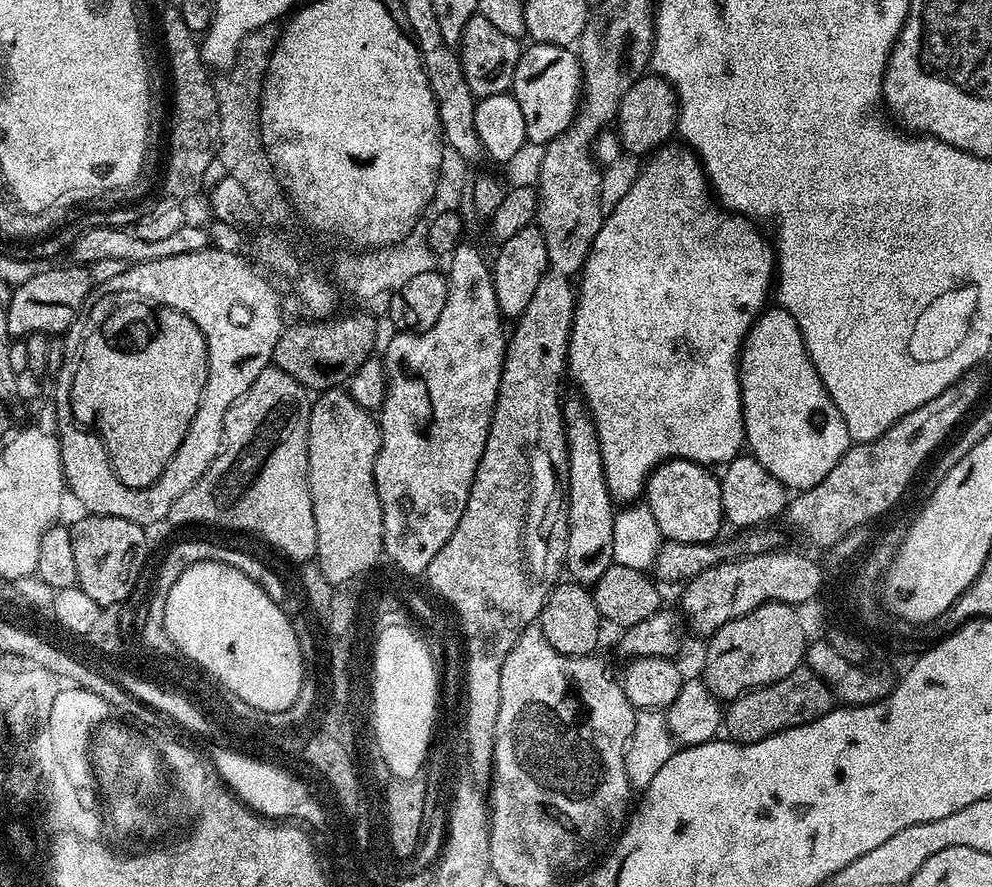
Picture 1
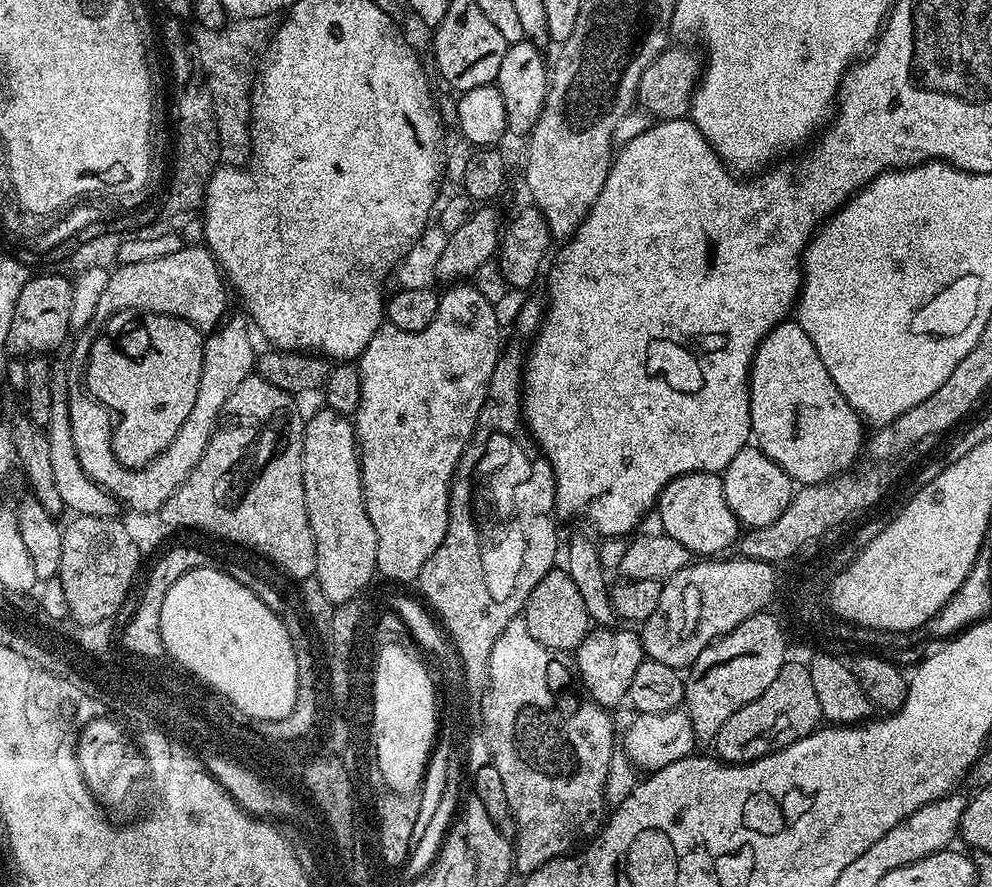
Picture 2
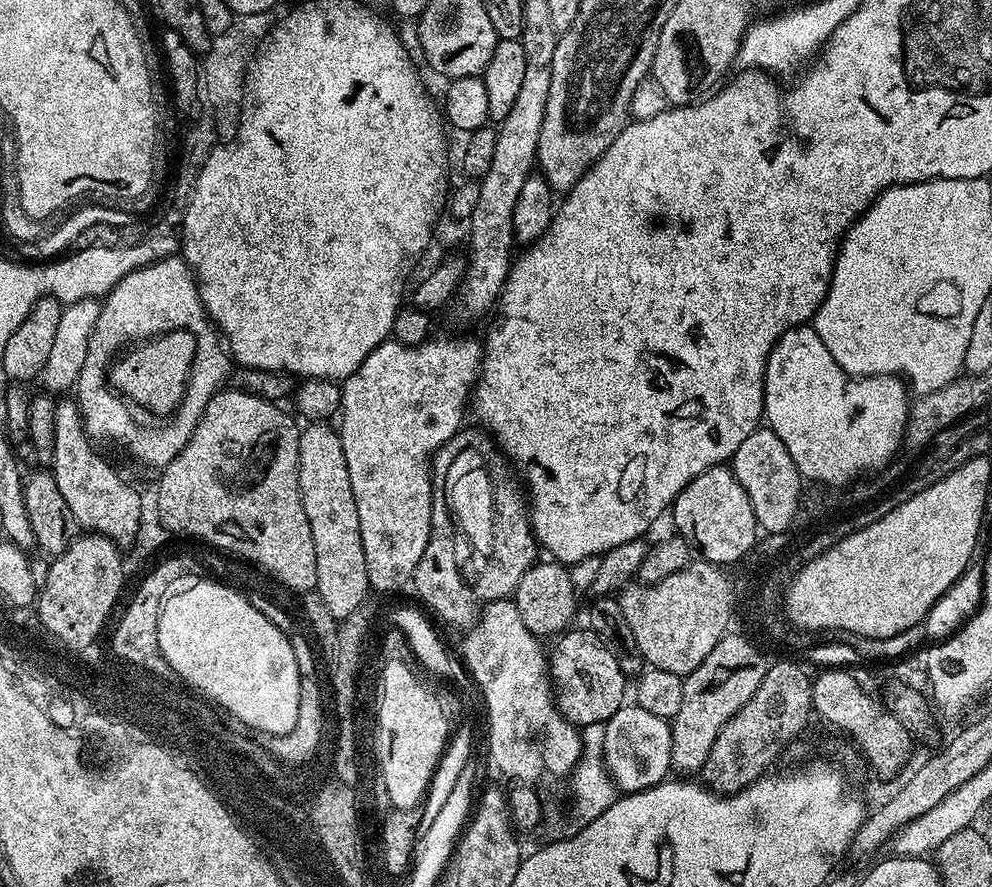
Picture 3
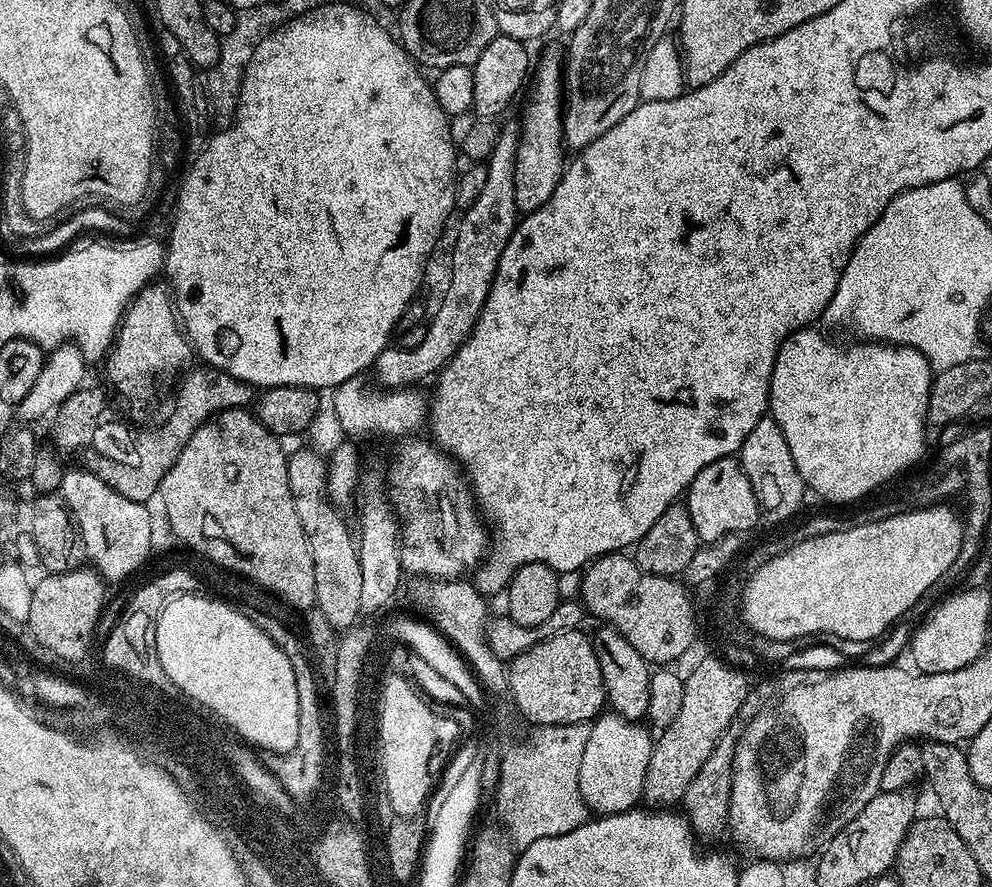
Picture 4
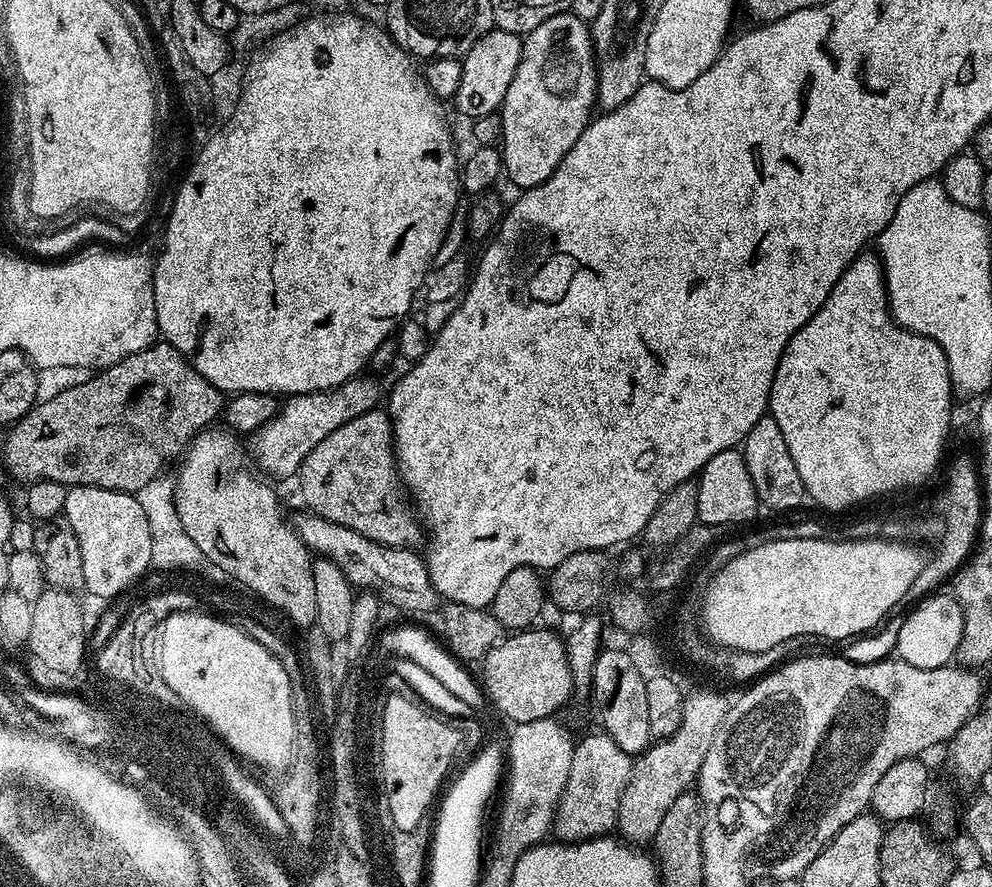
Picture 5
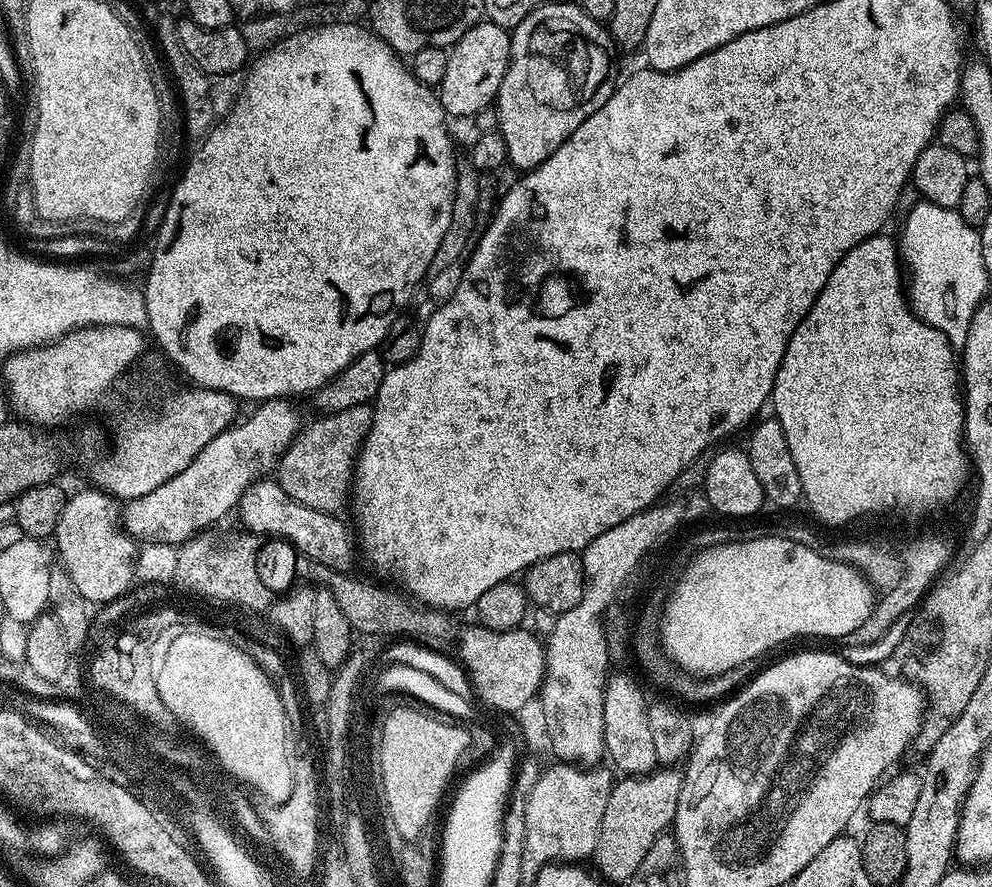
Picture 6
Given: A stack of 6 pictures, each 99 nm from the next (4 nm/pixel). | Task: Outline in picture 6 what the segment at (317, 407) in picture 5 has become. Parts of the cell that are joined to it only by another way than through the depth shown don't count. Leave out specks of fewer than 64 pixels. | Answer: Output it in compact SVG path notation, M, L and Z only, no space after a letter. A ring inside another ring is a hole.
M288 398L265 400L249 414L248 420L239 422L214 438L170 482L162 482L158 490L142 494L142 498L127 501L122 508L122 527L133 540L147 544L184 546L210 524L220 520L240 503L240 495L249 488L268 467L279 461L281 454L300 435L300 416L292 409Z

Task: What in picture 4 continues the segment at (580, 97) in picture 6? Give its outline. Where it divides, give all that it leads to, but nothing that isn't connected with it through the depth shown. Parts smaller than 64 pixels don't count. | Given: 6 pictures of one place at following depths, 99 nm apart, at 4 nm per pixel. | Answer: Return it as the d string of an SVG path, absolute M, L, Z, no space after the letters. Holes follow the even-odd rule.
M542 57L540 65L537 68L535 65L530 88L531 84L532 97L529 98L528 105L524 108L524 124L519 125L520 145L516 151L516 169L514 170L514 198L517 209L524 214L538 210L538 206L550 202L550 194L554 194L554 190L558 190L558 182L564 177L566 145L564 143L564 82L561 57Z

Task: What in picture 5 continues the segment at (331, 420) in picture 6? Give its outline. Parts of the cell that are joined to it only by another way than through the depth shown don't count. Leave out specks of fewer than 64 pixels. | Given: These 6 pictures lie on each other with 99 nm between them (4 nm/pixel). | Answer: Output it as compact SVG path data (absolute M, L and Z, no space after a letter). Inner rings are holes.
M377 406L366 414L358 414L358 418L350 418L346 426L338 426L334 434L322 438L322 442L318 442L318 446L314 446L310 454L306 454L298 473L299 480L300 492L308 503L309 513L326 518L330 522L338 522L388 548L415 549L416 543L425 539L425 529L406 495L396 467L396 453L392 446L392 422L383 407Z

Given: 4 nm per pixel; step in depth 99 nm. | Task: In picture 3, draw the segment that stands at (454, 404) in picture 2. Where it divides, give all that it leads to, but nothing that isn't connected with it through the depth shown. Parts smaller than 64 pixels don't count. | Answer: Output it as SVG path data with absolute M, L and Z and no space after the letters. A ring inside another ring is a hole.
M389 338L370 350L358 370L342 381L338 431L342 454L346 454L346 470L350 470L354 506L358 506L358 530L362 530L362 550L366 553L366 578L373 593L407 589L418 562L422 562L432 525L432 457L451 436L461 431L465 423L464 408L466 412L483 360L484 349L479 339L429 338L423 344L406 346Z

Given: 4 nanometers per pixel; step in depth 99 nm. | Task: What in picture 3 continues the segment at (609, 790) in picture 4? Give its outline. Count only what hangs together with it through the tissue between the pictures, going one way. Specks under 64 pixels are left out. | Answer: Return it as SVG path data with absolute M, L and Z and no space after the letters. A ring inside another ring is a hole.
M635 702L625 703L602 728L604 766L621 793L641 792L664 783L672 768L672 725L642 710Z

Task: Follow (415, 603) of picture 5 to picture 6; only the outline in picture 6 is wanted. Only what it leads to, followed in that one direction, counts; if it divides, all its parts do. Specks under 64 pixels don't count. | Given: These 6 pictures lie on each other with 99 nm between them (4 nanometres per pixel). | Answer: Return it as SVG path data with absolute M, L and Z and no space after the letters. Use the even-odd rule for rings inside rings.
M257 478L244 493L240 495L238 513L243 526L249 533L255 533L260 538L268 537L285 540L295 545L300 556L316 559L323 566L328 566L339 572L348 572L352 564L352 548L354 552L353 533L344 526L336 514L319 512L310 506L302 506L302 502L294 502L286 490L275 479Z

